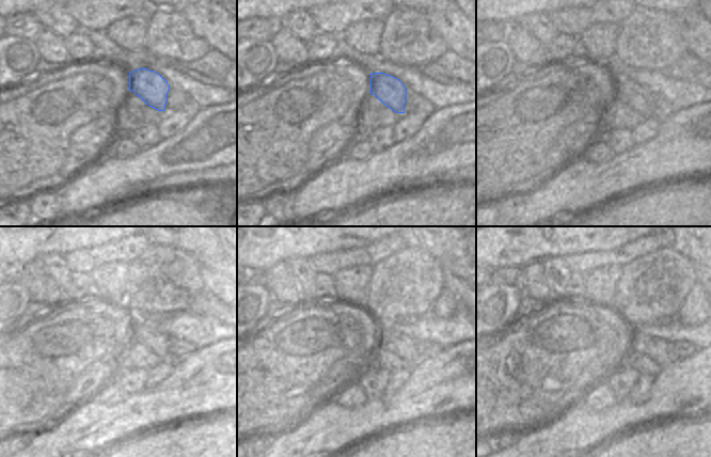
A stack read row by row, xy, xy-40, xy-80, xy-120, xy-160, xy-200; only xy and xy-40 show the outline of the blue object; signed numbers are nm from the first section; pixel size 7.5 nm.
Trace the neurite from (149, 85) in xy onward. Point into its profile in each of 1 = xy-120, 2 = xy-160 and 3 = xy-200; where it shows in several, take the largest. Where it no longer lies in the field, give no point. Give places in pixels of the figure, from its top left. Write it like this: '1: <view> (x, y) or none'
1: xy-120 (145, 332)
2: xy-160 (404, 346)
3: xy-200 (654, 348)

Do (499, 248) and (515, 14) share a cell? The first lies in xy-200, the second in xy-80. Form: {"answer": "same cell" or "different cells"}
{"answer": "same cell"}

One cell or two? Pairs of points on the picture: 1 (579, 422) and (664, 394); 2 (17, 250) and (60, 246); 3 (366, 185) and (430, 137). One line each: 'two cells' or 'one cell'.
1: one cell
2: one cell
3: one cell

